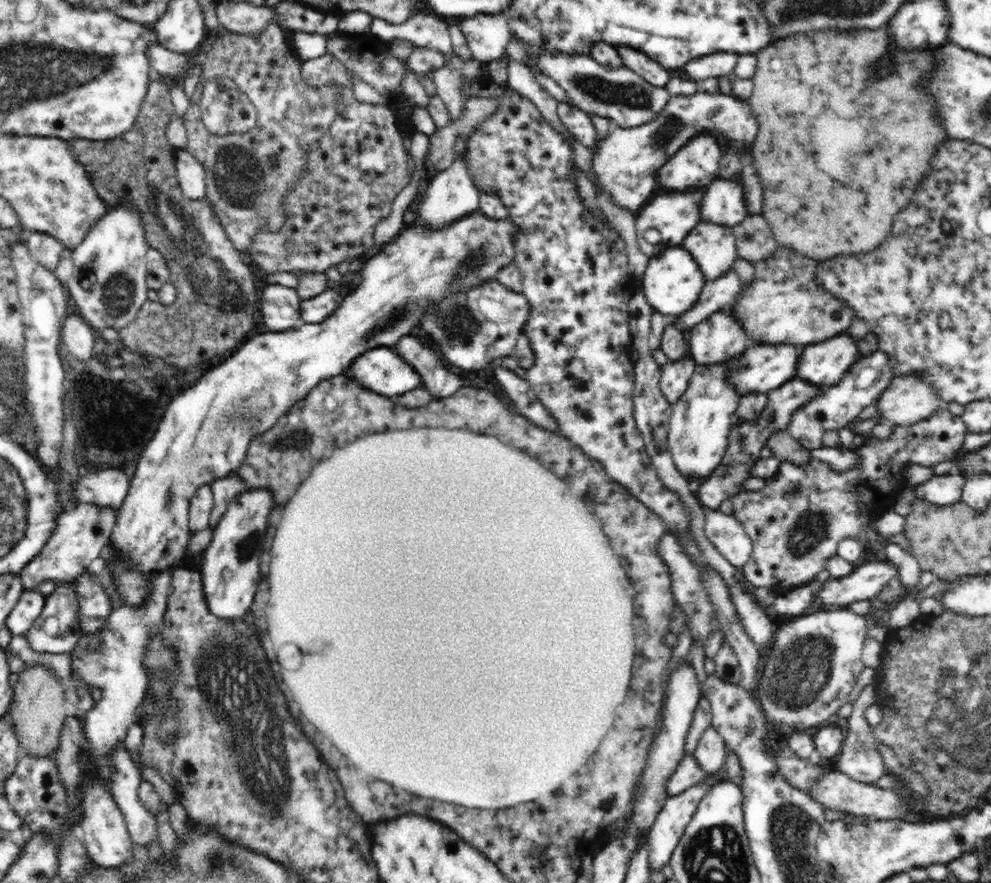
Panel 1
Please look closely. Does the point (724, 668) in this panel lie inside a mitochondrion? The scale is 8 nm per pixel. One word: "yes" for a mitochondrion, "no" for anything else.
no

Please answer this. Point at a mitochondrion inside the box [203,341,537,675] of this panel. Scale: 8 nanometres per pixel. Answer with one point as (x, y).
(225, 418)

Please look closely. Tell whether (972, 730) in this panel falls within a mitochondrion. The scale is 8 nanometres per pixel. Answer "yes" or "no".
yes

